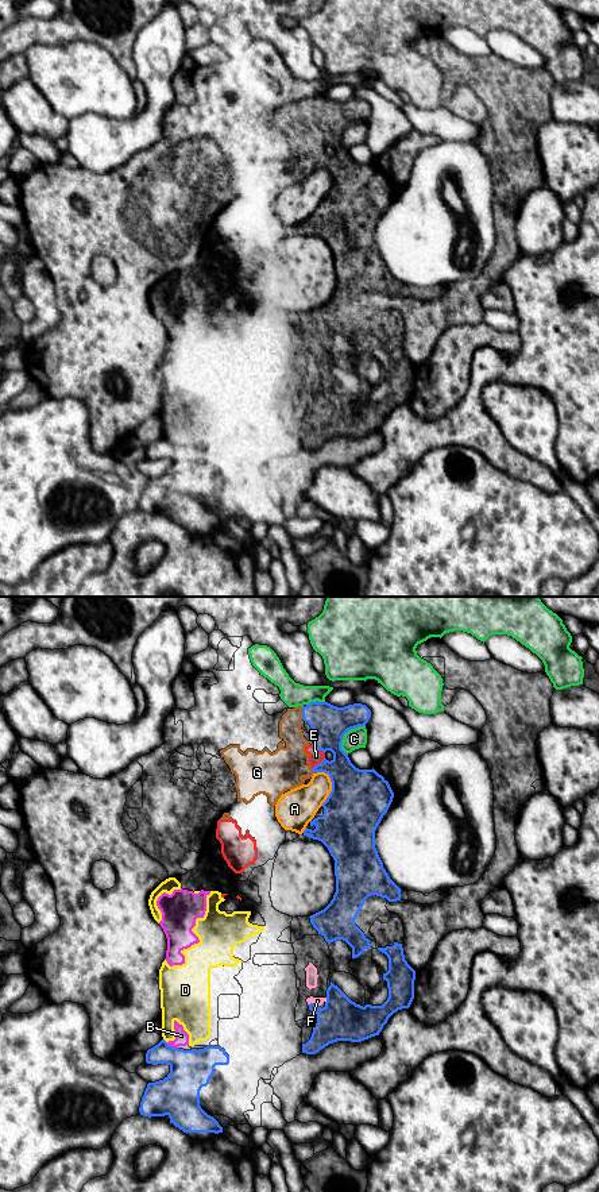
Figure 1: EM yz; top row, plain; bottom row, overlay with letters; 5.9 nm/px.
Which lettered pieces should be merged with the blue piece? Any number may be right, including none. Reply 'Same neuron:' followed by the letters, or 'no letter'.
Same neuron: B, D, E, F, G

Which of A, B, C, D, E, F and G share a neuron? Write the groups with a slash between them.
A C / B D E F G

